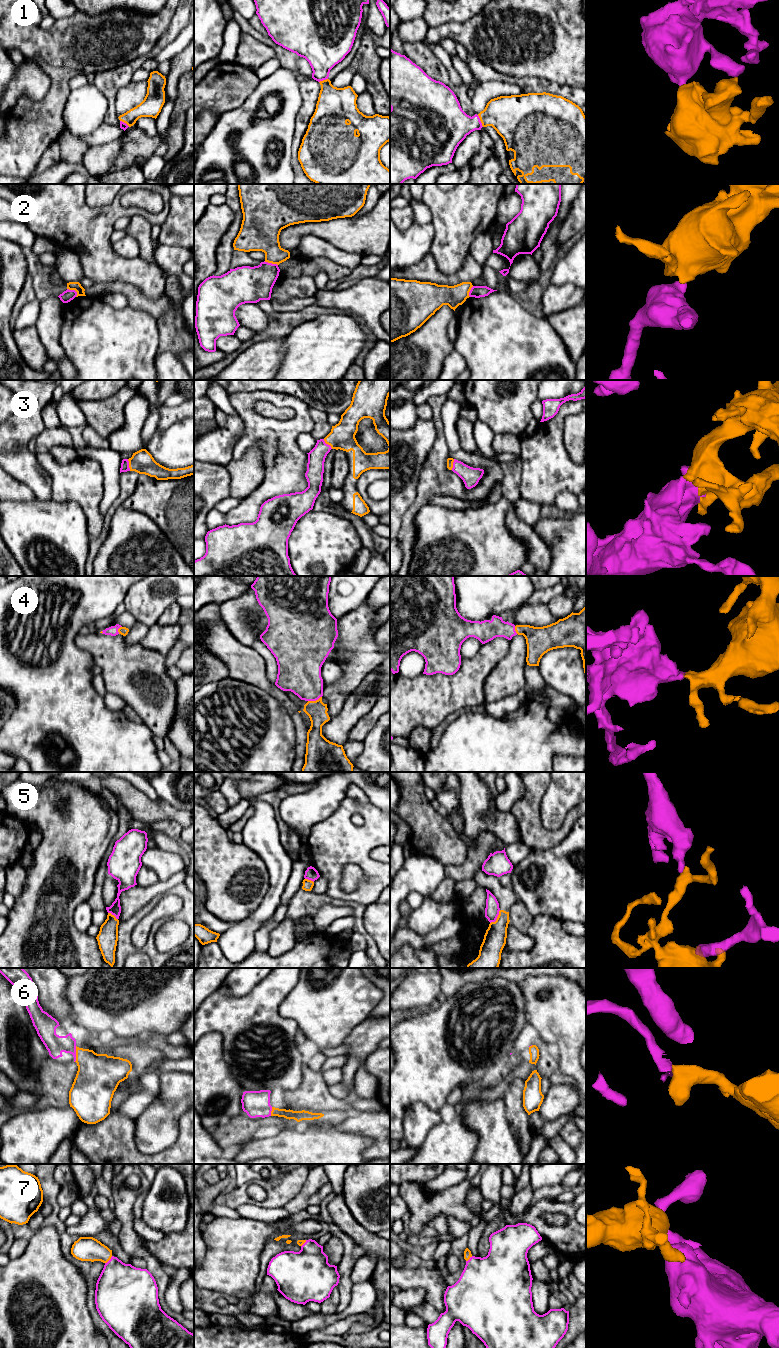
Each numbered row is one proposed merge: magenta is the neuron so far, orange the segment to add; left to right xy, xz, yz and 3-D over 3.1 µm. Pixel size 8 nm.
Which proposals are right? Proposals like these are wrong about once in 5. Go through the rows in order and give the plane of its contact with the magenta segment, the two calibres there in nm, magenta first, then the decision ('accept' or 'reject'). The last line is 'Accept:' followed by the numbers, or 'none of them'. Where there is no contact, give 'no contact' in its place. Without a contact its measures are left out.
1: yz | 320/320 nm | accept
2: xy | 90/70 nm | reject
3: xy | 60/190 nm | accept
4: xz | 320/160 nm | accept
5: yz | 120/180 nm | reject
6: xy | 160/340 nm | accept
7: xy | 400/190 nm | accept
Accept: 1, 3, 4, 6, 7

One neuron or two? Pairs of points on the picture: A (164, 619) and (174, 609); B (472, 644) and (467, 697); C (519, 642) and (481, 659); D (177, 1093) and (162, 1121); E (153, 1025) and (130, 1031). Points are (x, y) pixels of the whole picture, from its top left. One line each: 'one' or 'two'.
A: one
B: two
C: two
D: one
E: one

